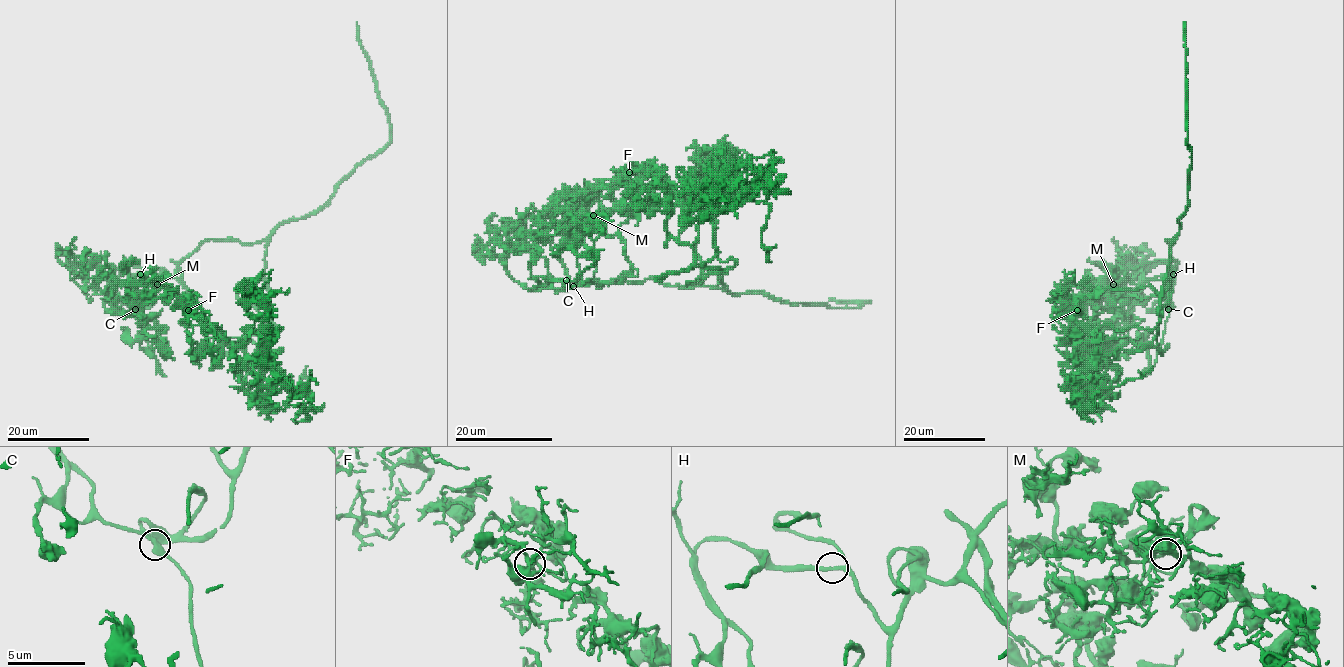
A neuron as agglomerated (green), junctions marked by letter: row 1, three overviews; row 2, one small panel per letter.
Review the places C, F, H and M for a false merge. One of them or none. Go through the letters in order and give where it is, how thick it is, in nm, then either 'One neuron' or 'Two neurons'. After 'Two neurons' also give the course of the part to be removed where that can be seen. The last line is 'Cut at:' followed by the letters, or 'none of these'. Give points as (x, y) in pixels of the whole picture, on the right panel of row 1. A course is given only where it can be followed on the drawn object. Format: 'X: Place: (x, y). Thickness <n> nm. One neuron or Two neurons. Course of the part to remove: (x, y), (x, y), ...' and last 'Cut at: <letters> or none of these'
C: Place: (1168, 309). Thickness 320 nm. One neuron
F: Place: (1077, 310). Thickness 280 nm. One neuron
H: Place: (1173, 274). Thickness 200 nm. One neuron
M: Place: (1113, 284). Thickness 240 nm. One neuron
Cut at: none of these

